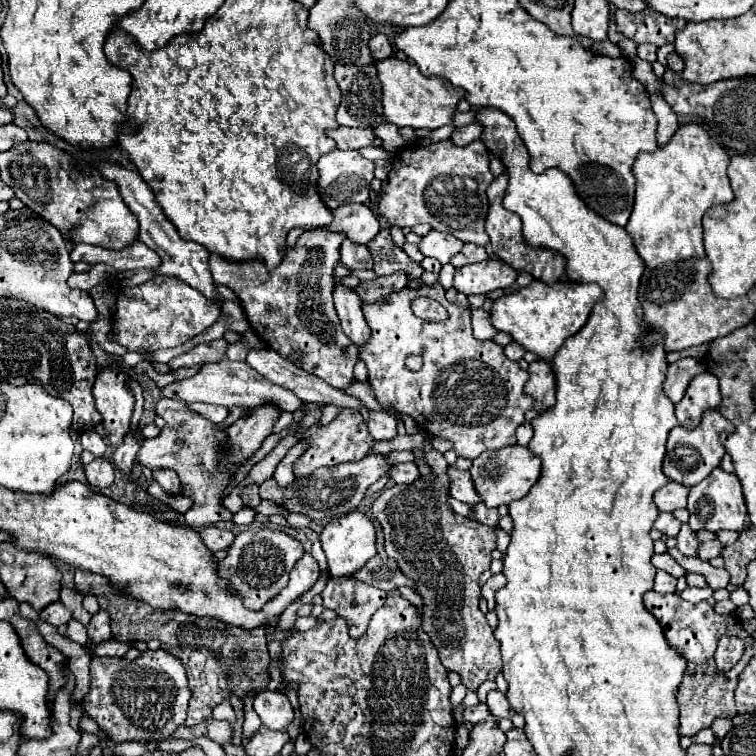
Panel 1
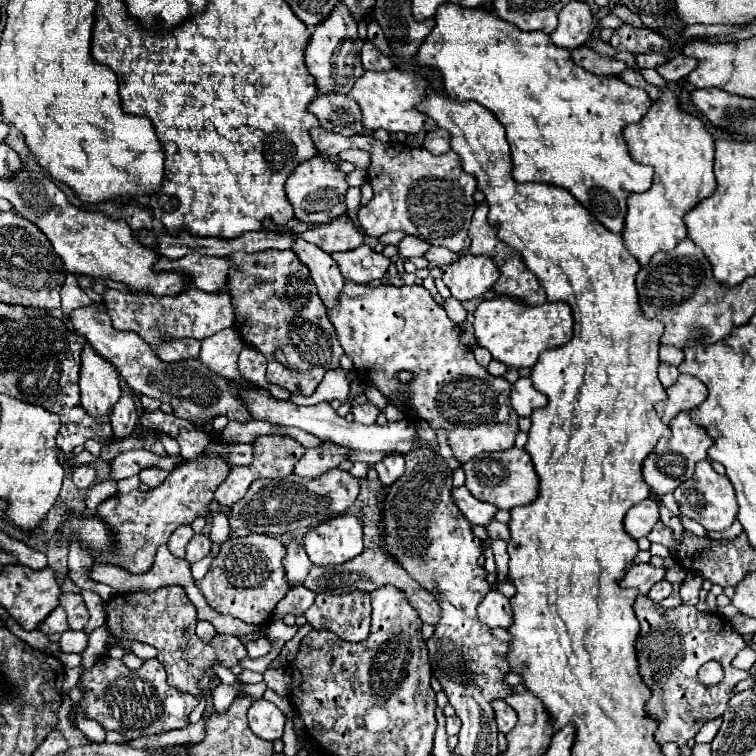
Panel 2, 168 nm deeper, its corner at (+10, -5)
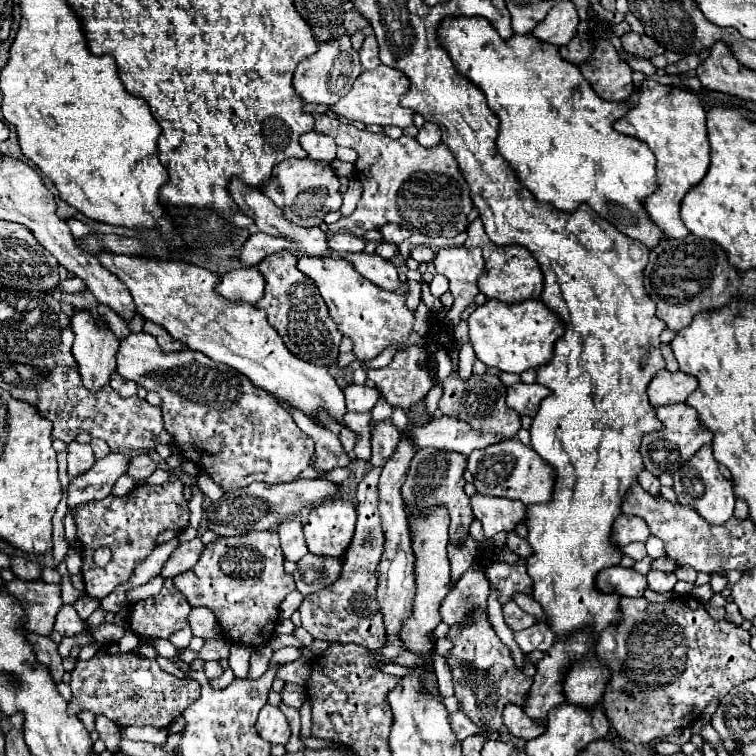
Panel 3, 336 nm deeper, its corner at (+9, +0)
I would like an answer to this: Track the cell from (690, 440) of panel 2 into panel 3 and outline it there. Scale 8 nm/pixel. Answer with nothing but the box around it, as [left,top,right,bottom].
[640,403,712,473]

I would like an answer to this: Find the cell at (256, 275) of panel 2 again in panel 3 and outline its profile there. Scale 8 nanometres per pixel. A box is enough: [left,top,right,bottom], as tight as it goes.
[256,251,342,365]

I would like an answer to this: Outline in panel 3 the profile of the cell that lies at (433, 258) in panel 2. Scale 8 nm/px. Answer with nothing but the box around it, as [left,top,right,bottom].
[410,245,434,263]

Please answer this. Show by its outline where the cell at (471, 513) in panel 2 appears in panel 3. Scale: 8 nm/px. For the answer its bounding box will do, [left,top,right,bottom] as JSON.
[472,497,526,539]

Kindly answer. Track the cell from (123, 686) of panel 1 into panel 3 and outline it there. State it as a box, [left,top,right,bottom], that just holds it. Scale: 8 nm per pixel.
[68,645,200,727]

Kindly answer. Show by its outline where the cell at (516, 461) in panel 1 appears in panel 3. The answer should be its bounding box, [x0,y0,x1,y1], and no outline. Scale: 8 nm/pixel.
[468,437,554,505]

